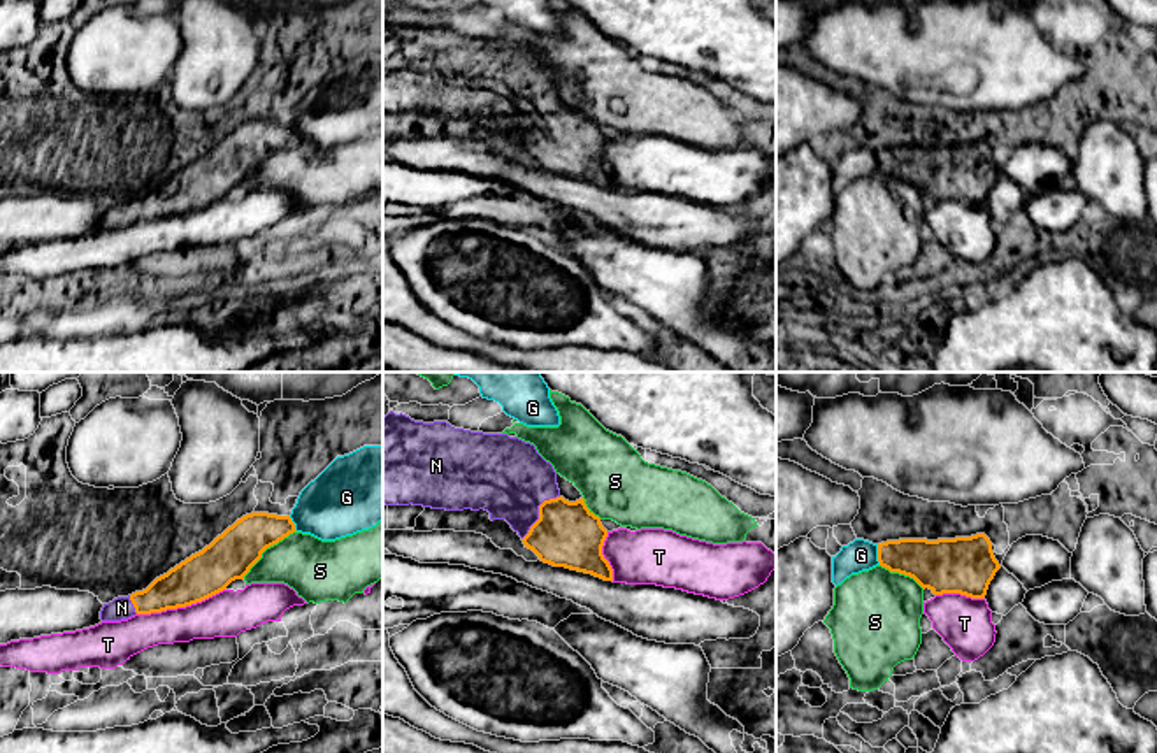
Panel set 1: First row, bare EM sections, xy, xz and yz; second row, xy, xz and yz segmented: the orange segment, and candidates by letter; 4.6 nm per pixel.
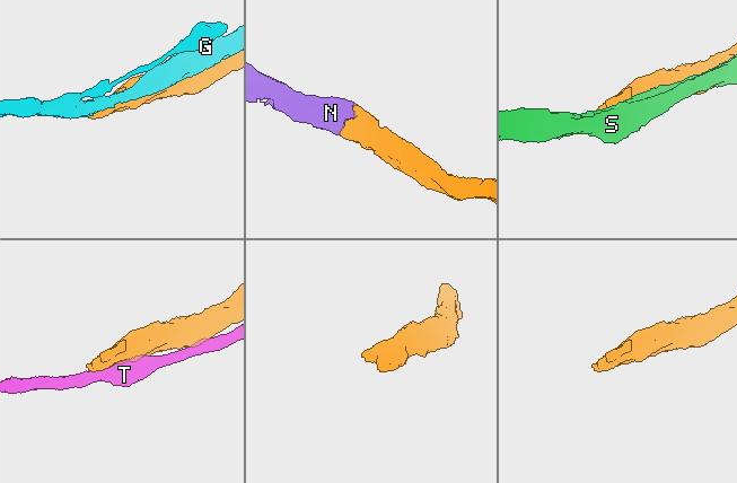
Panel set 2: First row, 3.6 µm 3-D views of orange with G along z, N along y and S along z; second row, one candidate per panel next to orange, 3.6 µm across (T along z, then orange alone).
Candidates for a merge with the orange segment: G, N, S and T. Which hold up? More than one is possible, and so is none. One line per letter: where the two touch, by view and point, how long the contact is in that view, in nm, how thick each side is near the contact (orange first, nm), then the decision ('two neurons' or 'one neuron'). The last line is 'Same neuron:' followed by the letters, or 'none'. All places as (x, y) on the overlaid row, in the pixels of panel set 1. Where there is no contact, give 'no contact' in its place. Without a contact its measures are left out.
G: meets orange in yz at (878, 555); contact 100 nm long; 220 nm thick on the orange side, 140 nm on the other; two neurons
N: meets orange in xz at (539, 513); contact 260 nm long; 300 nm thick on the orange side, 360 nm on the other; one neuron
S: meets orange in xy at (265, 548); contact 340 nm long; 220 nm thick on the orange side, 280 nm on the other; two neurons
T: meets orange in xy at (181, 606); contact 420 nm long; 200 nm thick on the orange side, 200 nm on the other; two neurons
Same neuron: N

